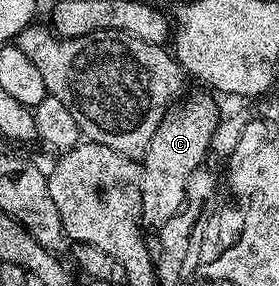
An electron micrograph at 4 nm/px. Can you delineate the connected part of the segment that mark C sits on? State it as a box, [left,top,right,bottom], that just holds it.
[140,93,220,230]

